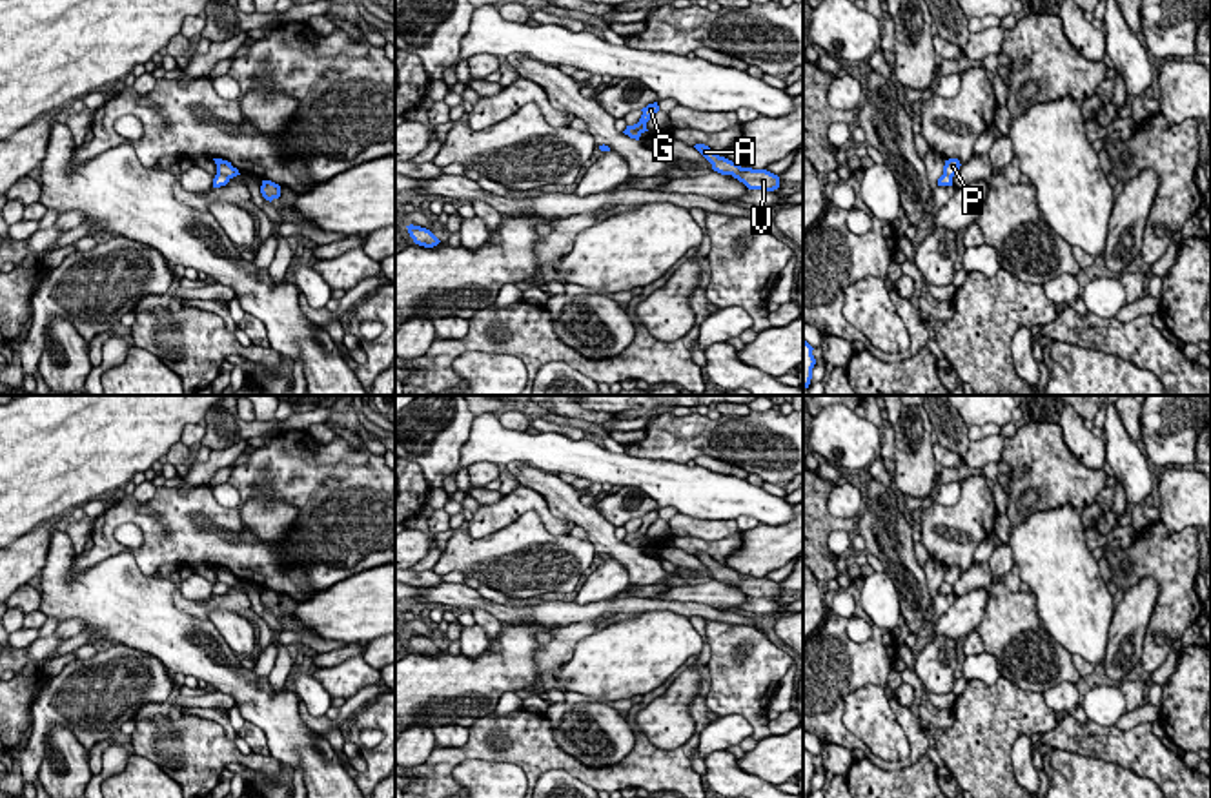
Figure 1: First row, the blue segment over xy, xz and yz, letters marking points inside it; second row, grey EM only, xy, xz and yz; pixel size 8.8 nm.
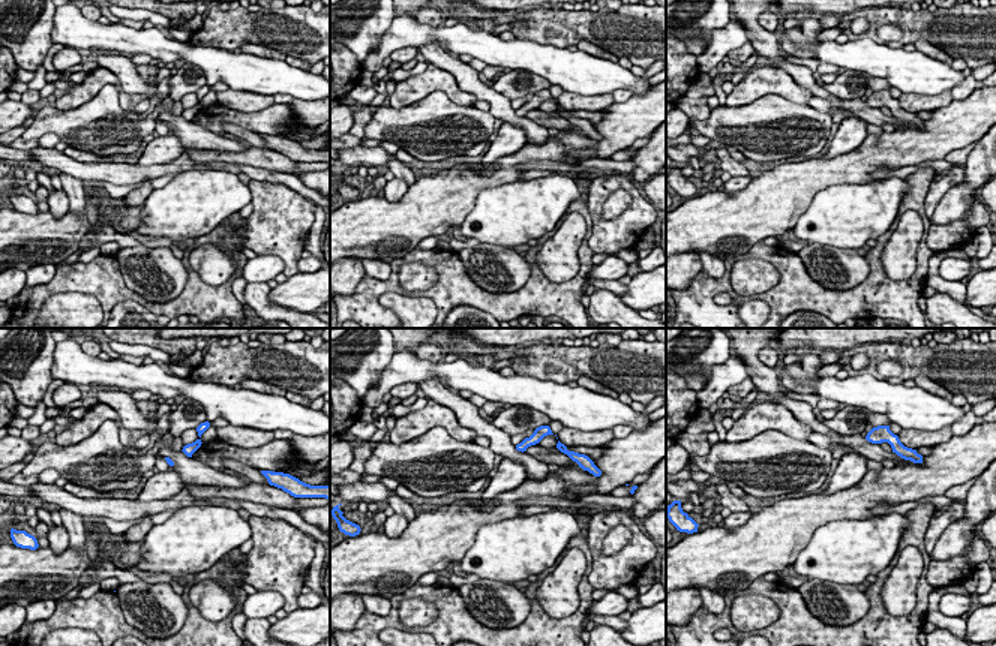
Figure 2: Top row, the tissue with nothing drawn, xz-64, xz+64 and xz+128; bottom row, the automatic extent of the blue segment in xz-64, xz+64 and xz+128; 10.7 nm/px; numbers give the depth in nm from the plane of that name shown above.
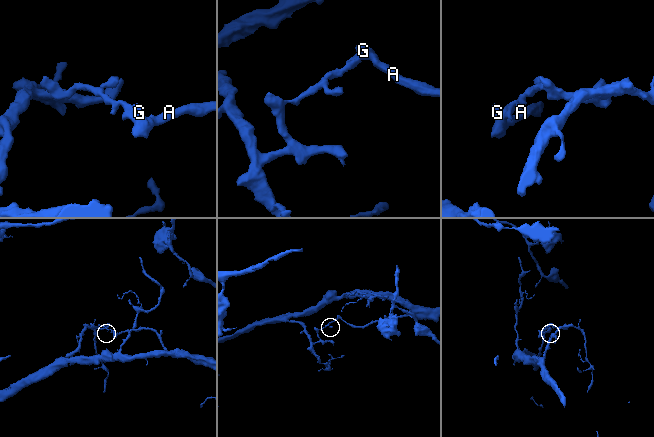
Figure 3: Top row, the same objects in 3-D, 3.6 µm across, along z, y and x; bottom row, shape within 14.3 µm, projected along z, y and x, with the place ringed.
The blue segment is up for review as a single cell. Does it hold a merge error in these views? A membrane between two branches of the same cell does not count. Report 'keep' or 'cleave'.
cleave

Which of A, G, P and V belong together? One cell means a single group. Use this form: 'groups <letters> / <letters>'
groups A G V / P

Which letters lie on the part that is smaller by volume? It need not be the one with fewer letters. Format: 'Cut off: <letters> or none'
Cut off: A, G, V

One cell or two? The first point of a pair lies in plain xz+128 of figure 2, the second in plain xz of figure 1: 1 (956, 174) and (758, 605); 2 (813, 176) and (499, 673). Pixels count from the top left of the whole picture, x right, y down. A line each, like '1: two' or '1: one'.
1: two
2: one

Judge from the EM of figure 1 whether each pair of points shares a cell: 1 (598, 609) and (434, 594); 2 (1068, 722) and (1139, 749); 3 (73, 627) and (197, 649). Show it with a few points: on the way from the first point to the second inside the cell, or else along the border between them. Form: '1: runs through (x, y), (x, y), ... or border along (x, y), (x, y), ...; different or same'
1: runs through (558, 613), (505, 614), (474, 600); same
2: runs through (1086, 738), (1120, 747); same
3: border along (61, 624), (81, 620), (86, 625); different

